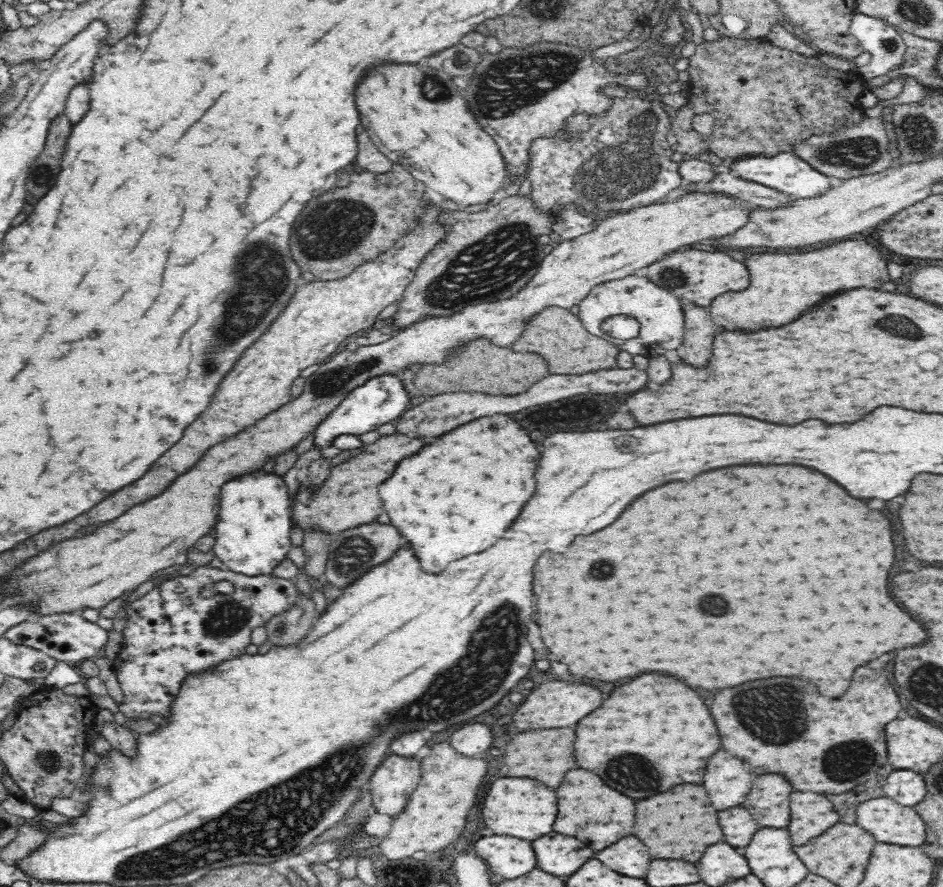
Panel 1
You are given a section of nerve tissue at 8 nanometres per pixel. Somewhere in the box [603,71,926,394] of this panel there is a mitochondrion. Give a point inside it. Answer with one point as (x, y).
(860, 153)

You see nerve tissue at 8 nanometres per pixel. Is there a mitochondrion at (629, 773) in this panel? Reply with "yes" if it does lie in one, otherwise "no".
yes

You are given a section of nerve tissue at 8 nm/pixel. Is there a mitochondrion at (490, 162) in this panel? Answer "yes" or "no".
no

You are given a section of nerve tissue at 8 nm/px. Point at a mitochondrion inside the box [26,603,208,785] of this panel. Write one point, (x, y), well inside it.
(49, 762)

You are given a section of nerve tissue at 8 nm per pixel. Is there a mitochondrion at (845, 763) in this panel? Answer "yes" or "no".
yes

